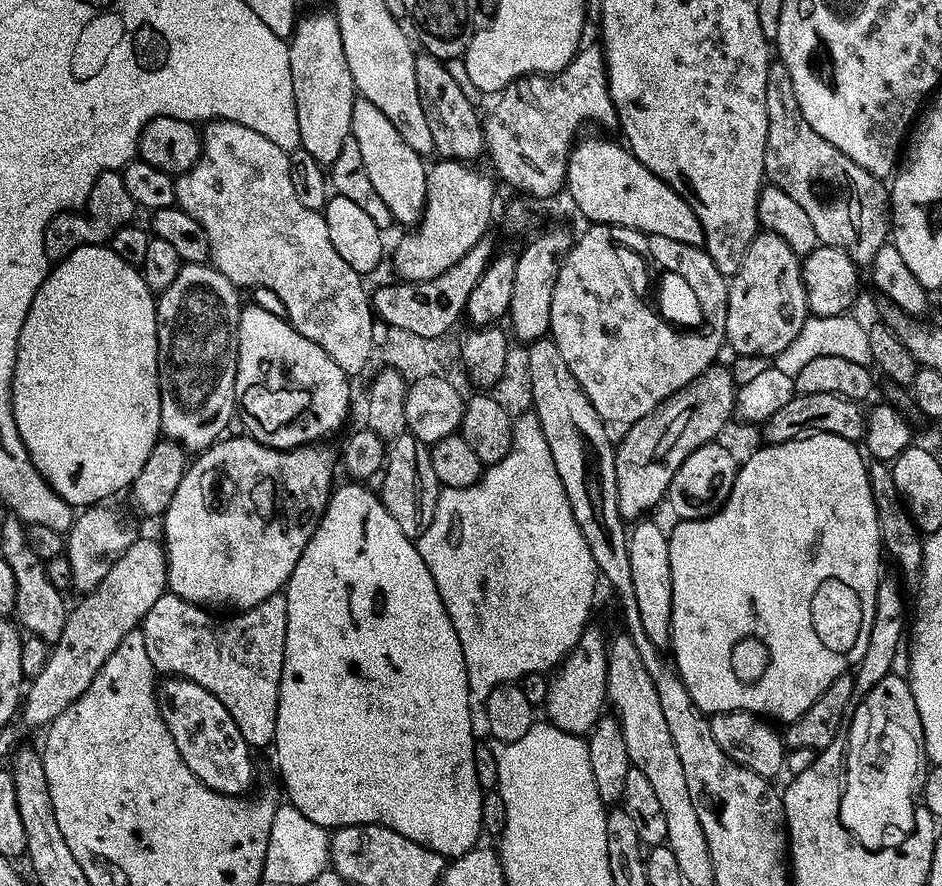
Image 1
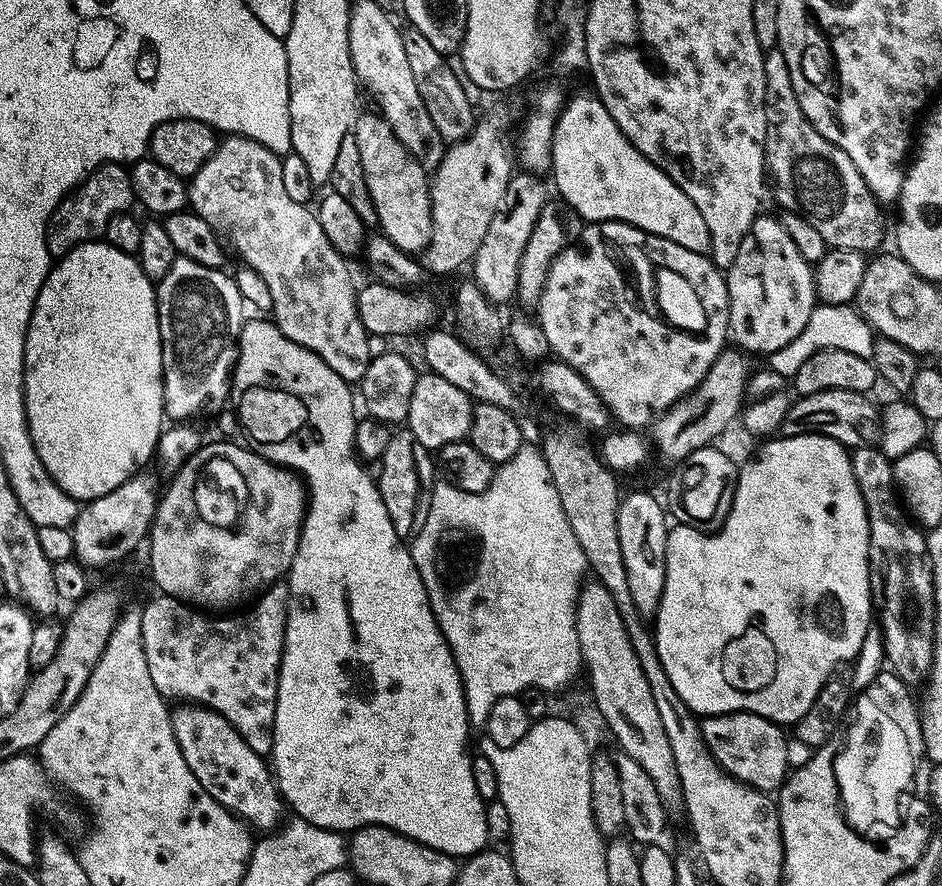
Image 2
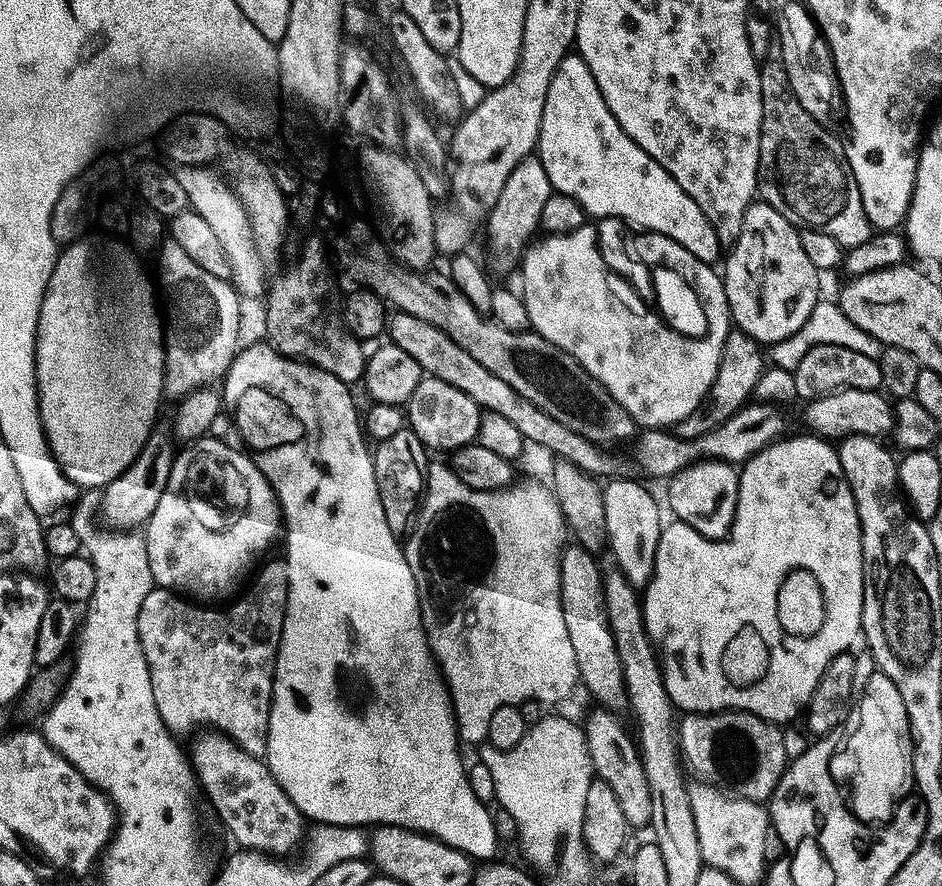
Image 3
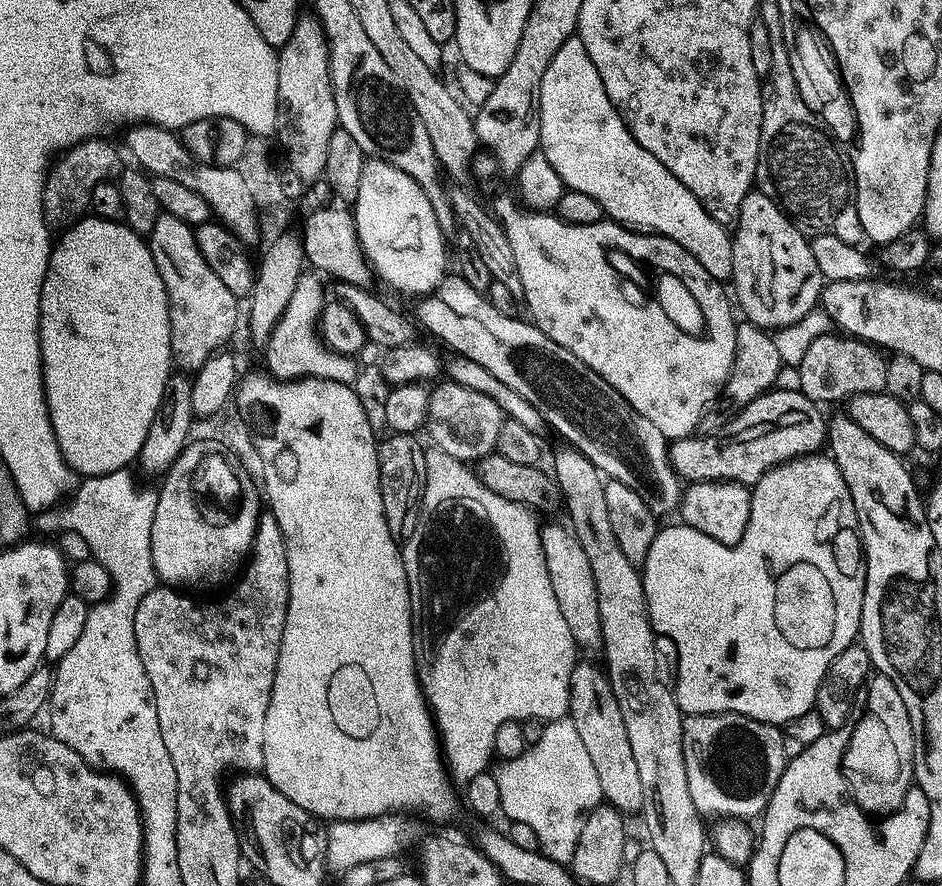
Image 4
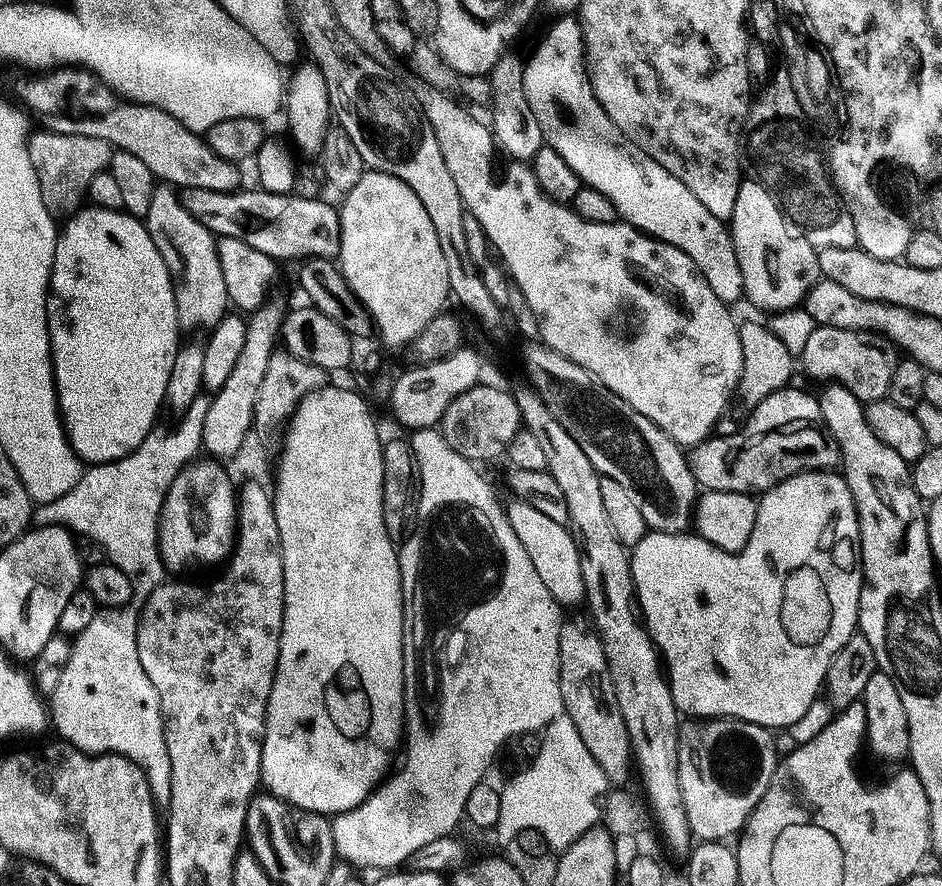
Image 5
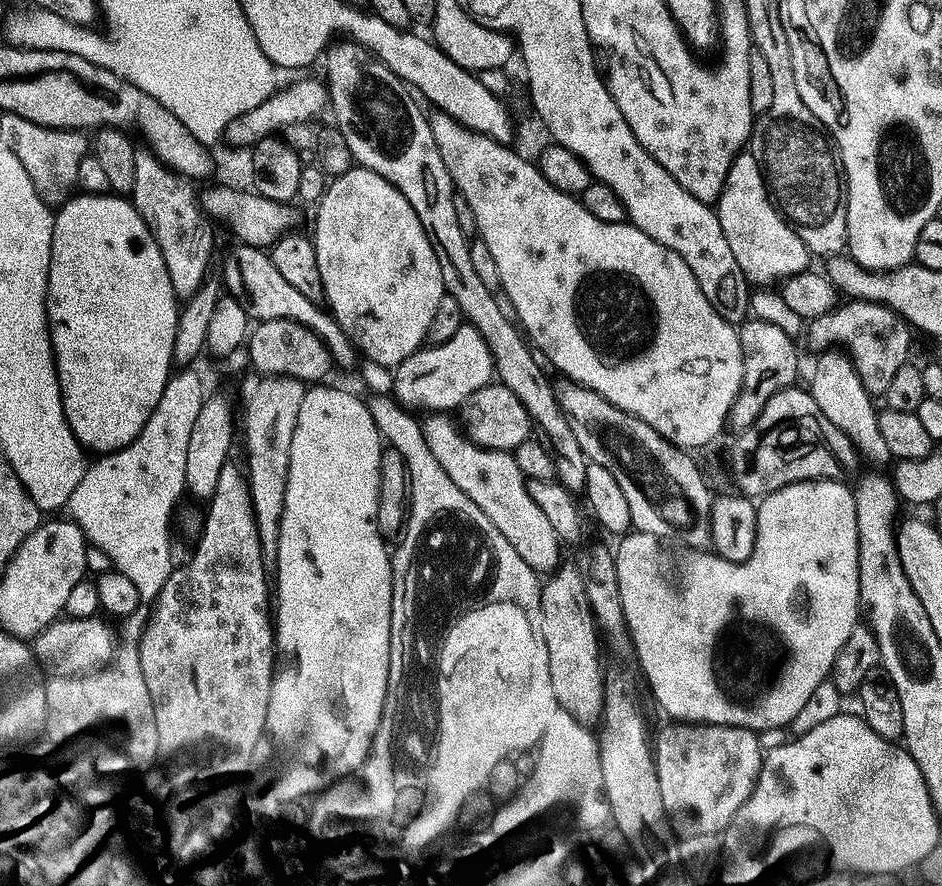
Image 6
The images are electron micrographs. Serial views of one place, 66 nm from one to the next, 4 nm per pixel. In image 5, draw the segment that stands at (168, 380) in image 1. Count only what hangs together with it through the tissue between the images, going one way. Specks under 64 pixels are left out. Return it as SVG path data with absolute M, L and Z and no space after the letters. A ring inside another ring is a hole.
M157 190L153 194L146 219L148 233L154 238L154 246L158 246L158 254L162 254L170 270L181 325L188 329L205 324L205 329L211 330L230 312L226 278L222 278L222 262L216 250L217 237L206 230L190 210L186 210L175 191L164 191L168 192Z

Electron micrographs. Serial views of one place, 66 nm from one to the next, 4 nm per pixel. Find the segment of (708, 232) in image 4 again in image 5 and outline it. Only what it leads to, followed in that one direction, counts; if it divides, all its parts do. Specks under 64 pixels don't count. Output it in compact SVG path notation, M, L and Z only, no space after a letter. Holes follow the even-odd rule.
M560 18L556 25L548 32L548 37L540 44L536 57L530 62L527 69L527 94L530 106L537 115L538 125L547 147L557 151L574 170L574 174L580 179L585 188L592 188L606 198L616 207L617 217L623 223L630 224L644 233L645 236L653 236L655 240L661 240L664 244L672 244L710 282L710 290L718 294L718 298L729 306L736 306L739 300L745 299L744 283L742 282L742 266L738 266L738 254L734 254L734 242L729 225L723 220L714 218L670 170L658 166L654 158L650 158L644 151L637 148L631 139L622 131L621 125L614 119L599 93L596 92L594 77L590 71L588 62L588 49L584 47L584 32L580 29L579 19Z

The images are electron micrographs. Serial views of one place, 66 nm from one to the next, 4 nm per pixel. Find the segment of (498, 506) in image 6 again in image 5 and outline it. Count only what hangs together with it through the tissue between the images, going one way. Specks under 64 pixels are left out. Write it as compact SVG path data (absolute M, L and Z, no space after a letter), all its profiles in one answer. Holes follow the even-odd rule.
M516 500L512 505L508 504L507 516L514 534L517 535L518 542L526 548L530 561L534 564L534 569L543 581L546 589L560 606L565 609L572 608L575 604L585 603L588 591L586 582L582 578L582 560L580 551L576 545L576 538L565 525L553 522L551 518L546 518L542 510L534 510L526 502Z

